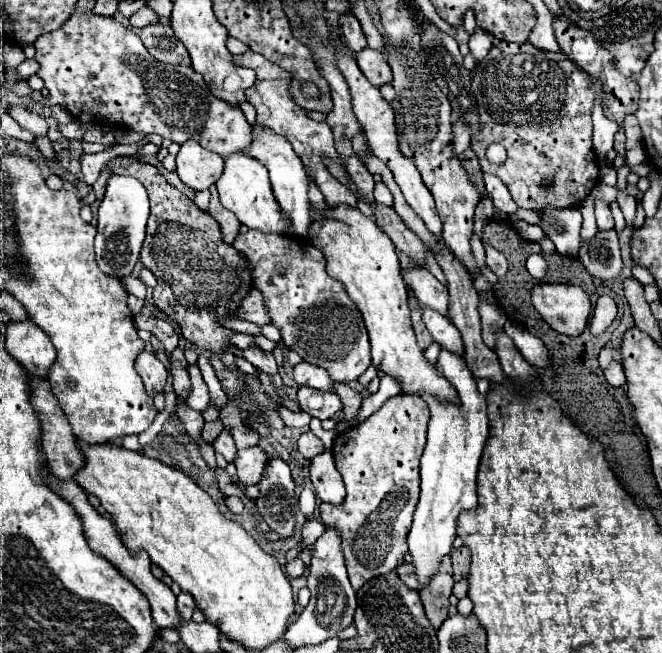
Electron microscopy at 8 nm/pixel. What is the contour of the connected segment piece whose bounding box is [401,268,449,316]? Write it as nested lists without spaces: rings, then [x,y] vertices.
[[[413,268],[401,272],[405,284],[413,290],[413,296],[423,304],[447,316],[449,308],[449,292],[447,288],[425,268]]]

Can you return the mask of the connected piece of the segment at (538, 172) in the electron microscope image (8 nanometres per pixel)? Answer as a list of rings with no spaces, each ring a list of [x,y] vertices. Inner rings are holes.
[[[499,42],[497,46],[493,46],[489,50],[489,54],[479,62],[479,66],[475,68],[475,74],[473,74],[473,84],[471,84],[471,92],[475,96],[475,106],[477,106],[477,112],[479,112],[479,126],[481,130],[473,134],[471,138],[471,148],[475,150],[479,162],[481,162],[481,170],[483,172],[493,172],[497,174],[509,188],[513,200],[517,202],[519,208],[529,208],[529,210],[543,210],[545,206],[557,206],[557,208],[577,208],[581,206],[583,198],[591,192],[591,188],[599,182],[599,164],[597,164],[597,158],[595,158],[595,152],[593,152],[593,142],[591,142],[591,136],[593,136],[593,122],[591,122],[591,108],[593,108],[593,100],[595,100],[595,90],[593,90],[593,84],[591,80],[587,78],[587,74],[577,68],[571,60],[563,58],[565,54],[561,52],[545,52],[545,50],[539,50],[535,48],[533,44],[525,42],[525,44],[509,44],[509,42]],[[491,144],[503,144],[505,150],[507,150],[507,160],[503,164],[491,164],[485,156],[487,148]],[[553,176],[555,178],[555,184],[551,190],[545,190],[545,178]]]

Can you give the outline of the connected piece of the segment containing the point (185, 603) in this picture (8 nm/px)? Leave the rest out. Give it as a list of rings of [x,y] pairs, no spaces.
[[[181,592],[181,594],[177,596],[176,606],[183,621],[190,621],[194,610],[197,608],[195,602],[193,602],[193,596],[191,596],[191,594],[185,594],[185,592]]]

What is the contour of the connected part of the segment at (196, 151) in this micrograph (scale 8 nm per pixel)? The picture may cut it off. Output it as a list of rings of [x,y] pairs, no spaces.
[[[187,140],[181,144],[177,154],[177,176],[181,182],[193,190],[207,190],[221,176],[225,160],[211,150],[205,150],[199,142]]]

